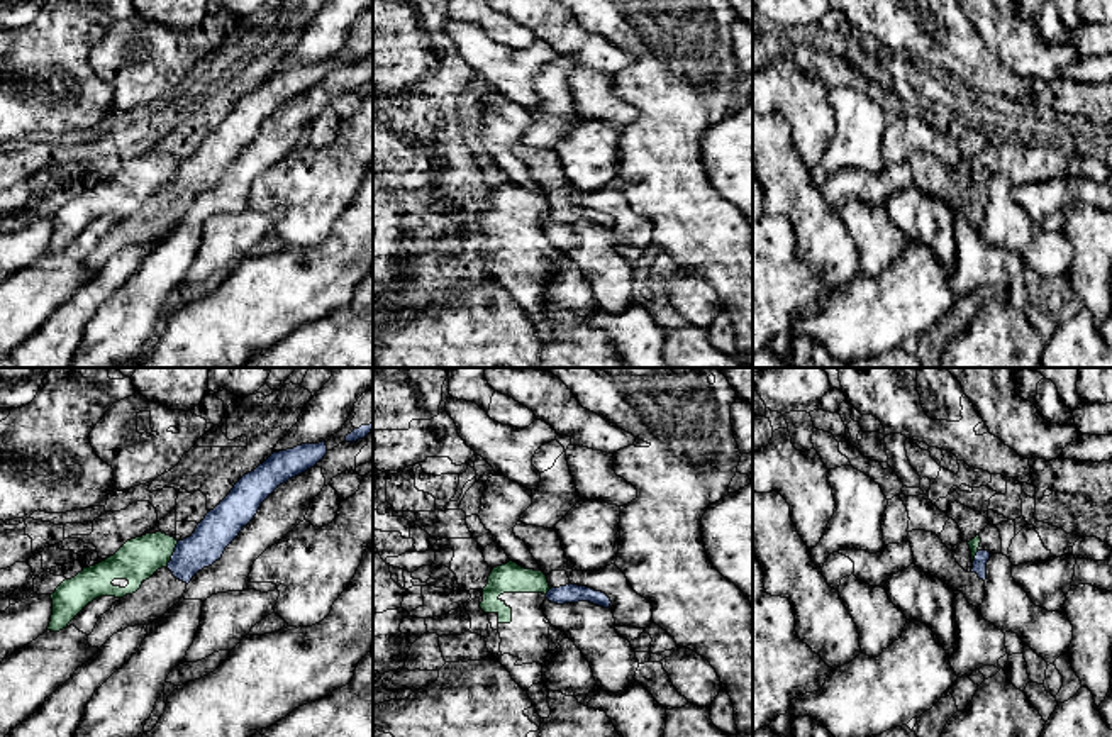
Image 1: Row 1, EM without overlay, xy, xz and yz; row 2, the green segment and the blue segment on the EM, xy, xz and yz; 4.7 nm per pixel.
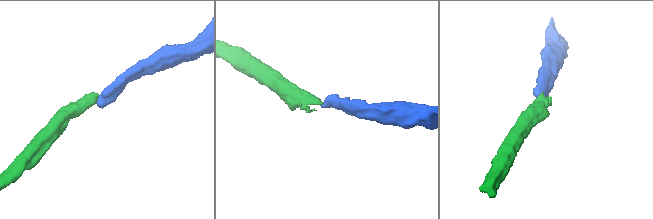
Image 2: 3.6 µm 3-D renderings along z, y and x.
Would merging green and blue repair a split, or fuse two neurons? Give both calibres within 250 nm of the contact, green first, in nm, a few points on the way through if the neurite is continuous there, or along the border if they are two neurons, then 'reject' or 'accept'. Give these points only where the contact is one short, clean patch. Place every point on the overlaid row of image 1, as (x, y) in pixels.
200/170 nm | along xy (178, 541), (166, 565) | reject

